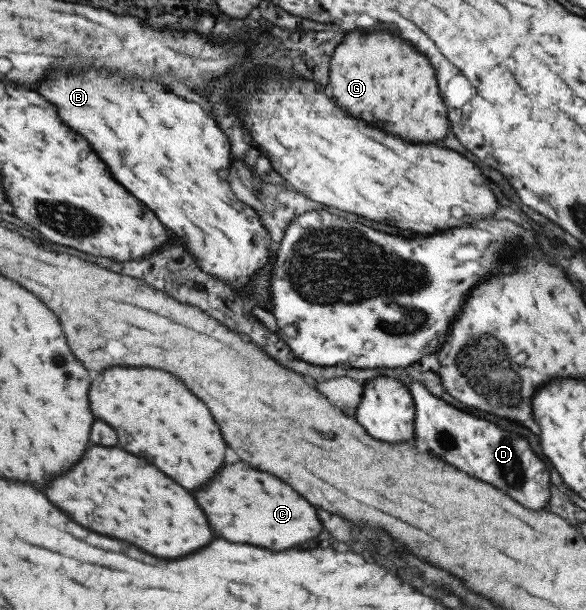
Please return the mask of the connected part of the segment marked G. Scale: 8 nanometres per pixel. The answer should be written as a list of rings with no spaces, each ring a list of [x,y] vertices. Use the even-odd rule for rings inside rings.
[[[351,32],[336,46],[329,62],[329,82],[324,86],[333,102],[353,119],[362,120],[387,134],[398,136],[407,142],[439,144],[448,133],[446,106],[438,94],[433,68],[427,58],[415,52],[407,42],[401,42],[389,34],[363,34]]]

